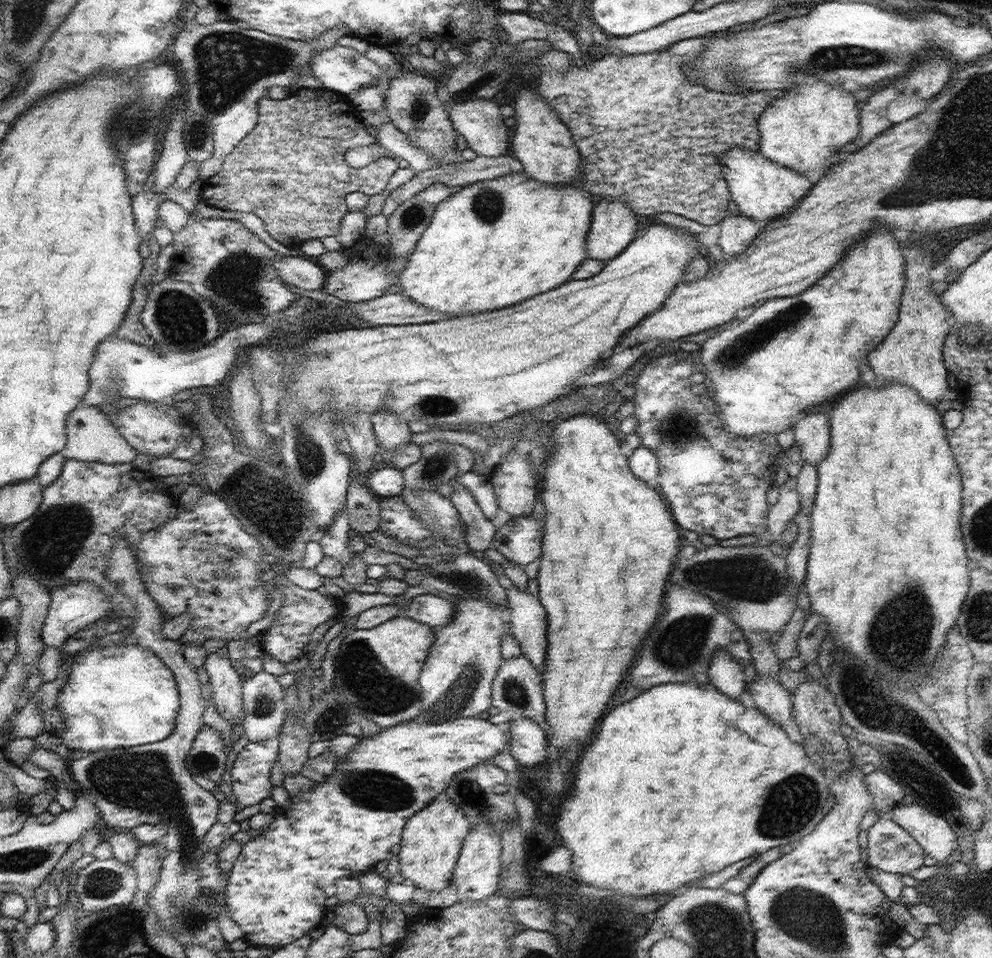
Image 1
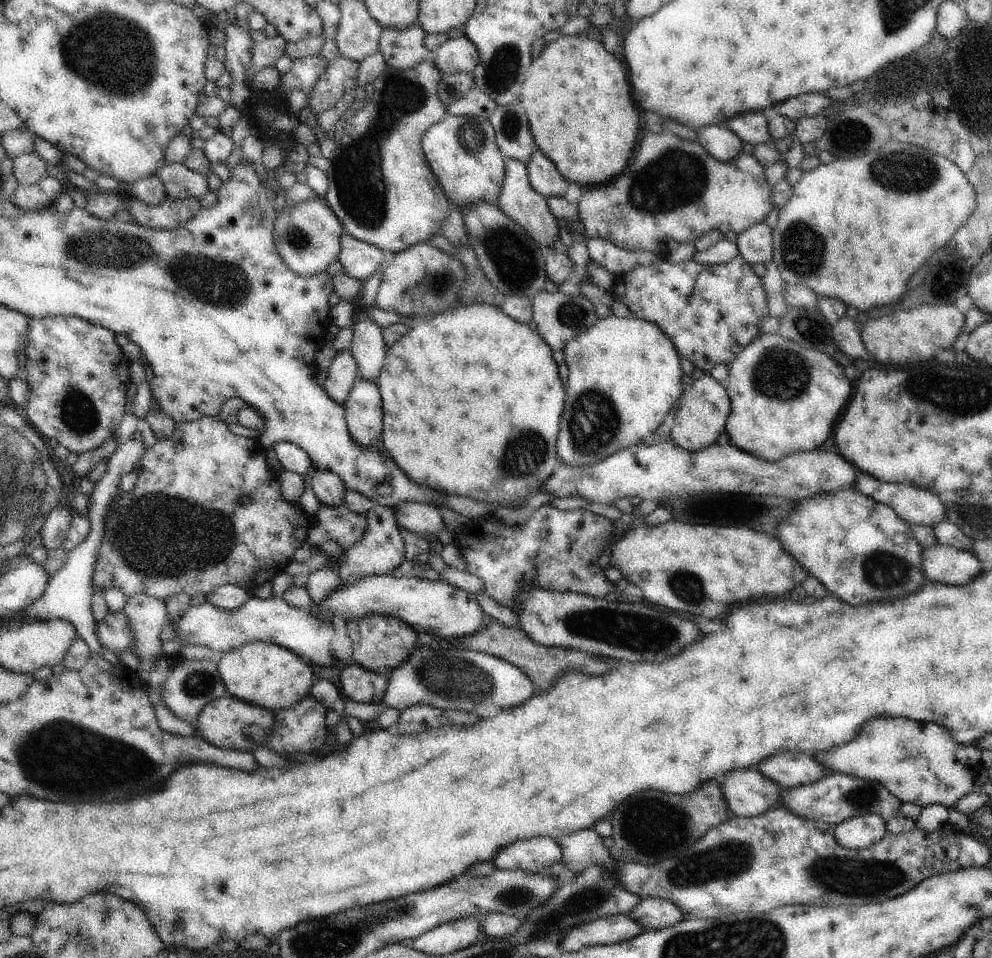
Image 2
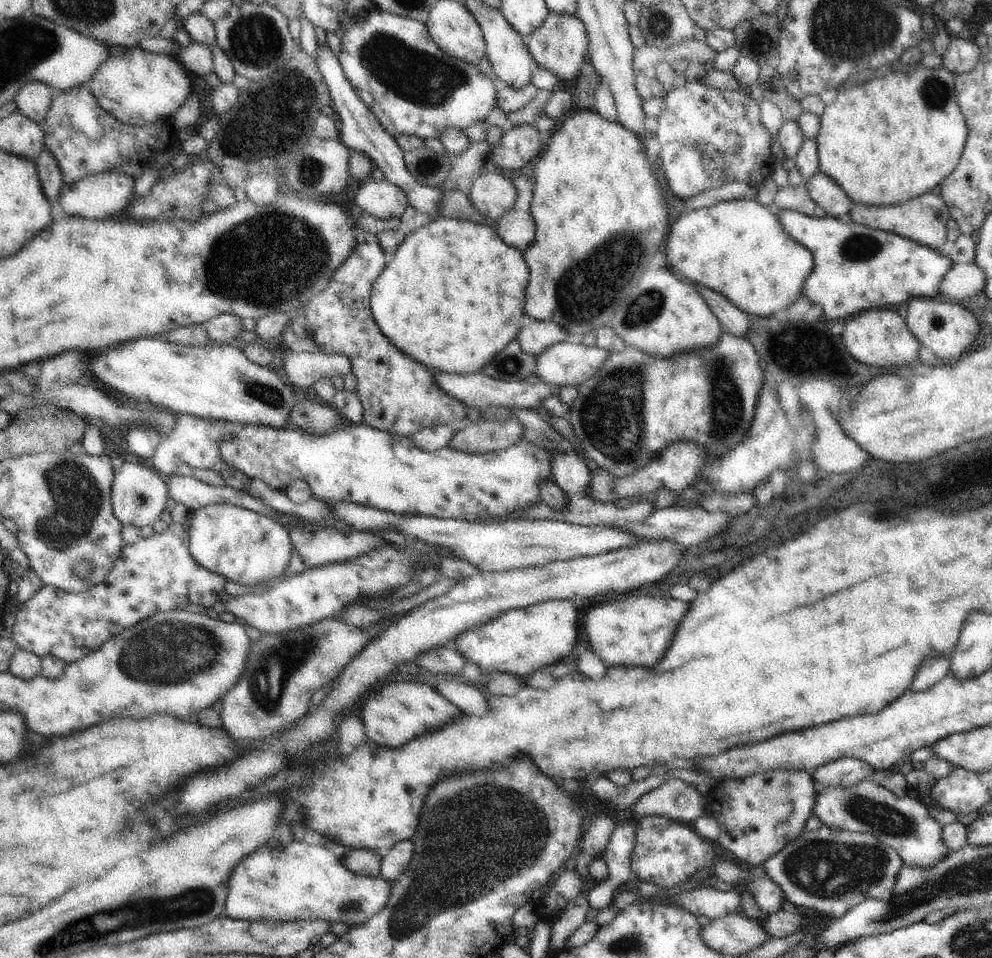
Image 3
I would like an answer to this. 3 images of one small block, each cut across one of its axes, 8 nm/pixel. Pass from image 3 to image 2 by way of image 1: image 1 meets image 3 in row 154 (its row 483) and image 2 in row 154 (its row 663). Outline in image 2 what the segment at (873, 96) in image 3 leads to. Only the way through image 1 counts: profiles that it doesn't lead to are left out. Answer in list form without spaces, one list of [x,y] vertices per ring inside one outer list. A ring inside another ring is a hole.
[[[886,142],[878,152],[854,160],[836,159],[803,172],[790,200],[780,209],[773,228],[774,261],[786,284],[810,288],[817,295],[840,298],[858,310],[894,304],[924,262],[945,248],[976,210],[974,187],[948,158],[902,142]]]

